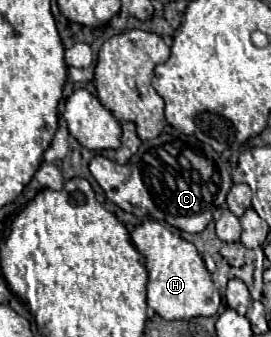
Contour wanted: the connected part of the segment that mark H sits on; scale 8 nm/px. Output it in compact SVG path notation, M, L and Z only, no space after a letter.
M144 221L132 231L132 241L146 259L148 279L147 304L164 319L192 319L216 315L220 307L220 293L210 279L210 273L198 255L196 247L172 233L158 221Z

